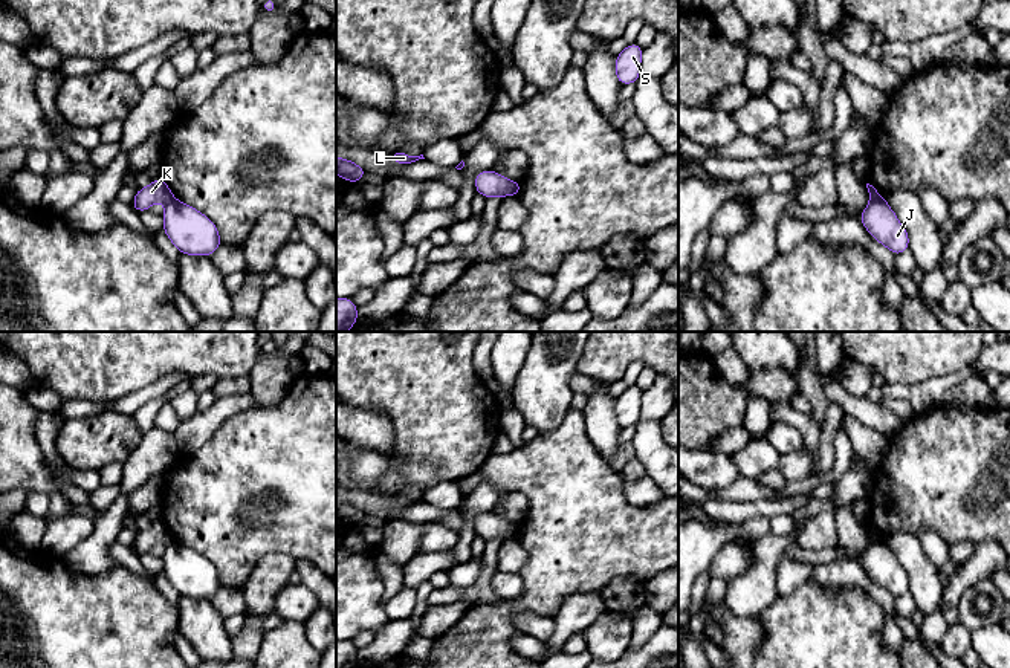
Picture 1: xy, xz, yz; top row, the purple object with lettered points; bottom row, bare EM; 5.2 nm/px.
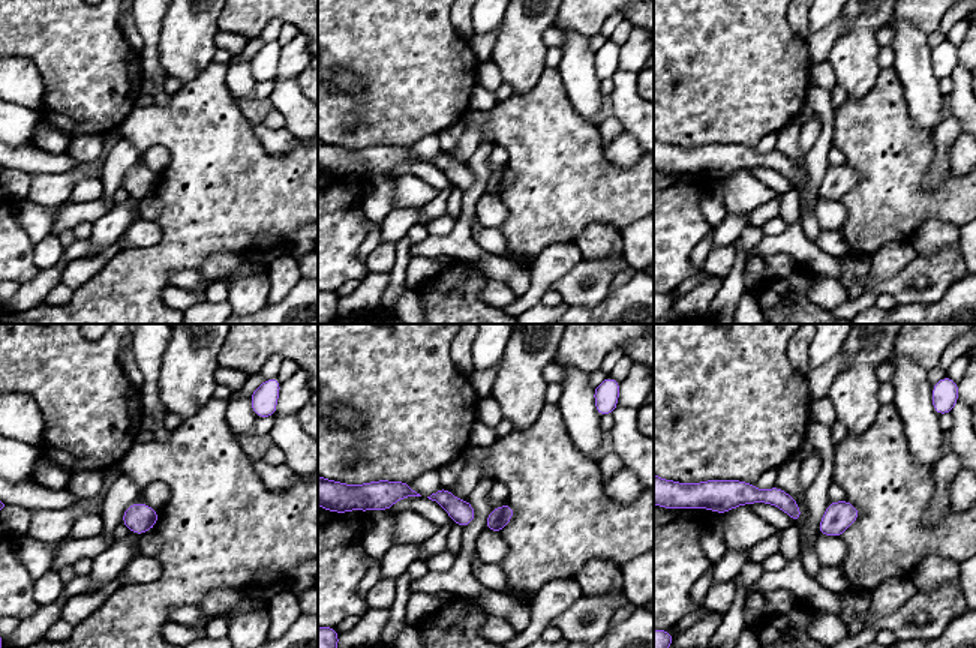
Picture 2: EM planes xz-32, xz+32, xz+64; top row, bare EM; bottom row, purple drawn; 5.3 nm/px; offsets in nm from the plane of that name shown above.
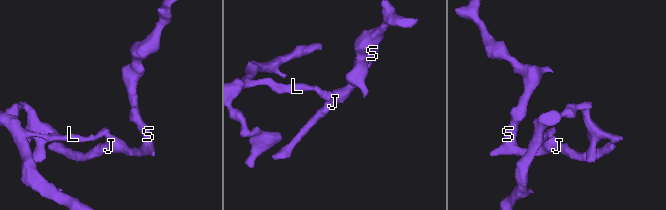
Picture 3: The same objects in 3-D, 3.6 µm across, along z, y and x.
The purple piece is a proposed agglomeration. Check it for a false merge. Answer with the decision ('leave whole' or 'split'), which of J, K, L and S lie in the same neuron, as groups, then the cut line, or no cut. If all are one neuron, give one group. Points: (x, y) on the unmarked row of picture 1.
split | J S / K L | xy (173, 540), (165, 546)

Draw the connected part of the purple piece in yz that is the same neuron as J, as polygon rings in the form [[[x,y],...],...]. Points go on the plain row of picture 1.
[[[885,540],[871,541],[859,558],[866,573],[894,598],[909,592],[909,578]]]

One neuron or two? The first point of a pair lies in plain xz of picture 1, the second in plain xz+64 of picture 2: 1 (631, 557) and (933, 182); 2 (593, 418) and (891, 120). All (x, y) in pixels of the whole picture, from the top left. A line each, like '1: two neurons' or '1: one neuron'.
1: two neurons
2: two neurons

